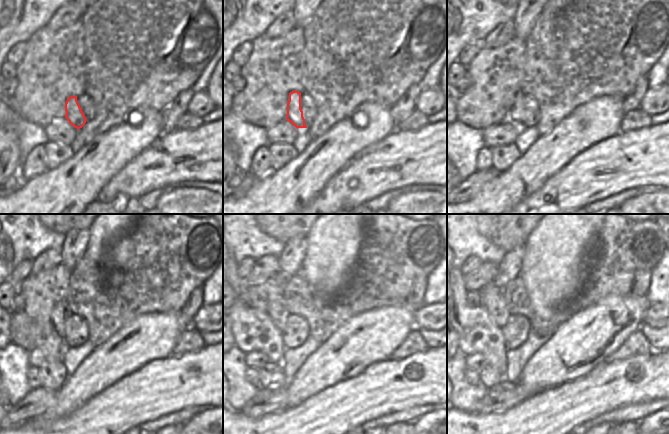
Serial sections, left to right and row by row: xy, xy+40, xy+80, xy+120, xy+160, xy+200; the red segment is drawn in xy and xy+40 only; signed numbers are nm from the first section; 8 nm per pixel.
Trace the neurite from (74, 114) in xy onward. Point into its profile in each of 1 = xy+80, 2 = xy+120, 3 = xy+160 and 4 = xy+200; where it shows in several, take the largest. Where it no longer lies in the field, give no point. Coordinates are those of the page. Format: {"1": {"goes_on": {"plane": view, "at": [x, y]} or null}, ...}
{"1": {"goes_on": {"plane": "xy+80", "at": [517, 112]}}, "2": {"goes_on": {"plane": "xy+120", "at": [60, 312]}}, "3": {"goes_on": {"plane": "xy+160", "at": [276, 308]}}, "4": {"goes_on": {"plane": "xy+200", "at": [492, 299]}}}

